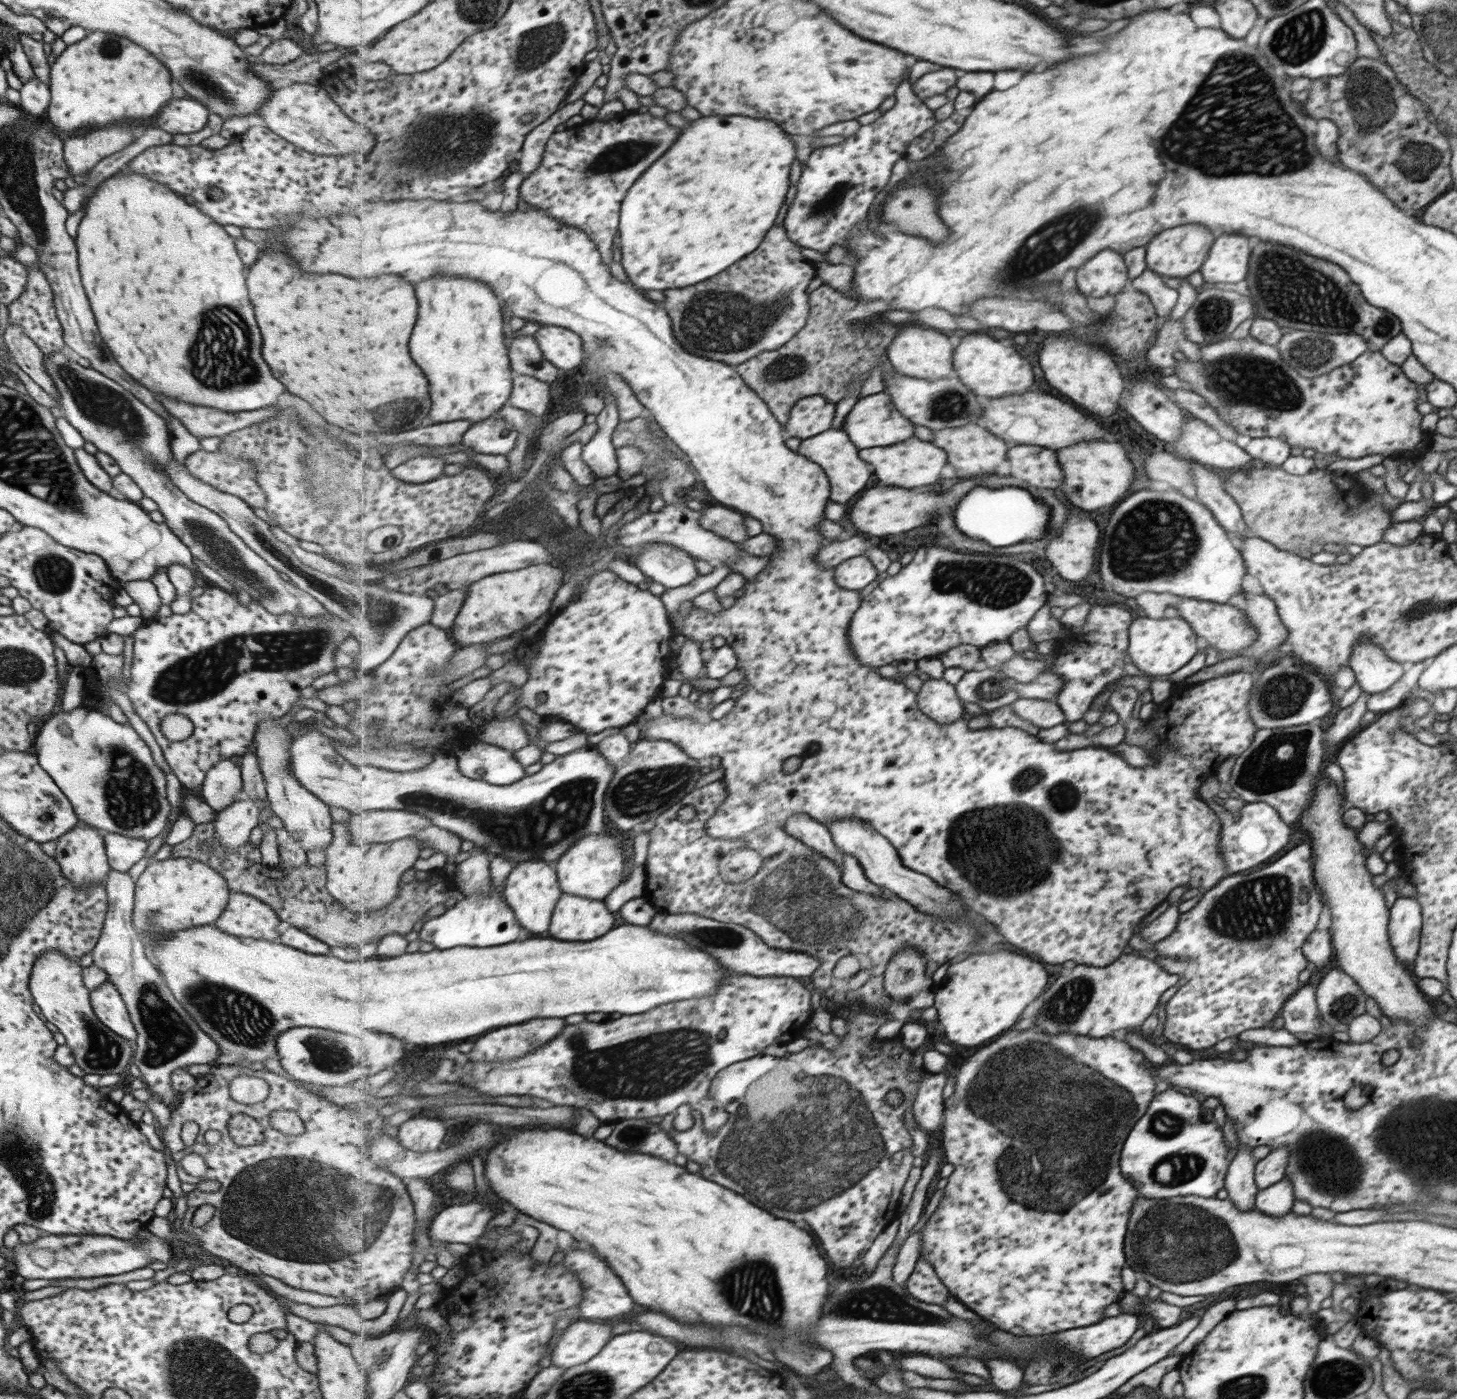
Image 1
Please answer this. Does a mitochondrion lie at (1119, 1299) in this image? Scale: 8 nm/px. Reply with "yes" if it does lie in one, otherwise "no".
no

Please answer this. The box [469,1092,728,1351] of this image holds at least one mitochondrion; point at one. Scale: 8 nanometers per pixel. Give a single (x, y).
(631, 1135)

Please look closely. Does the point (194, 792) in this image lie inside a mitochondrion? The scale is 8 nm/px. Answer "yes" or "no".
no

